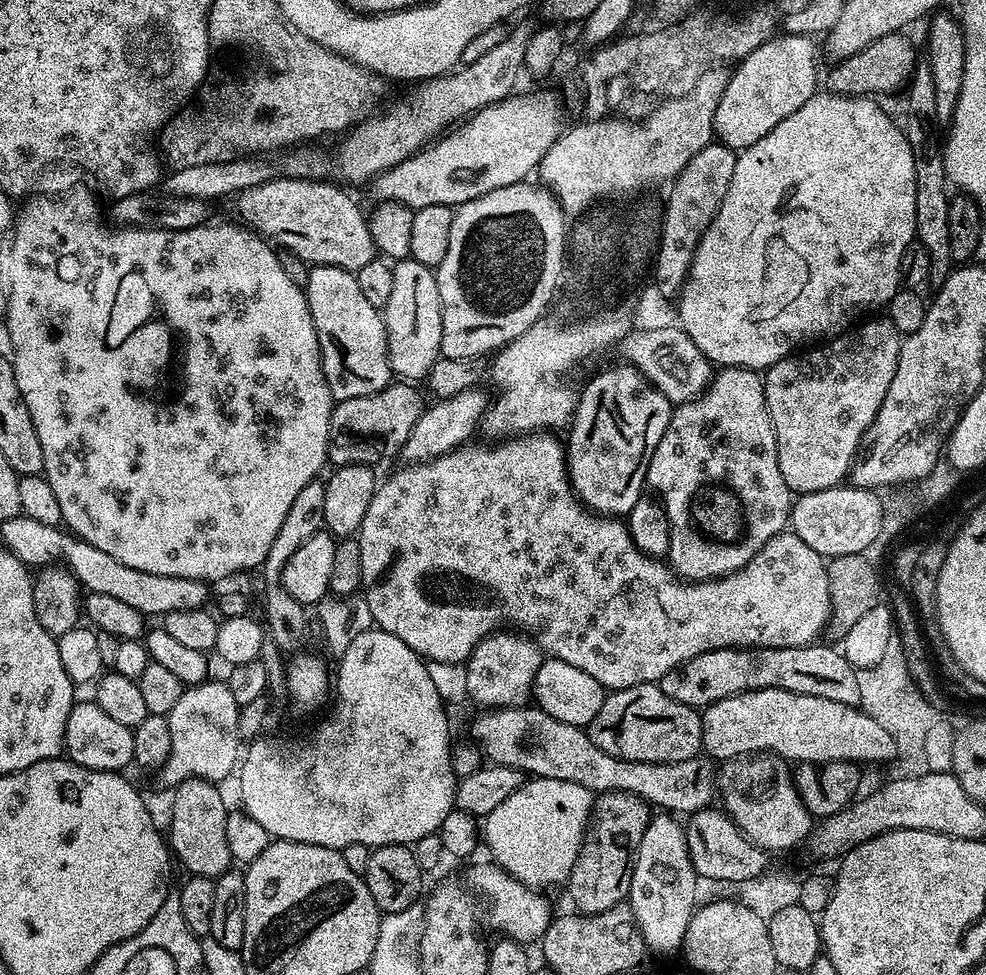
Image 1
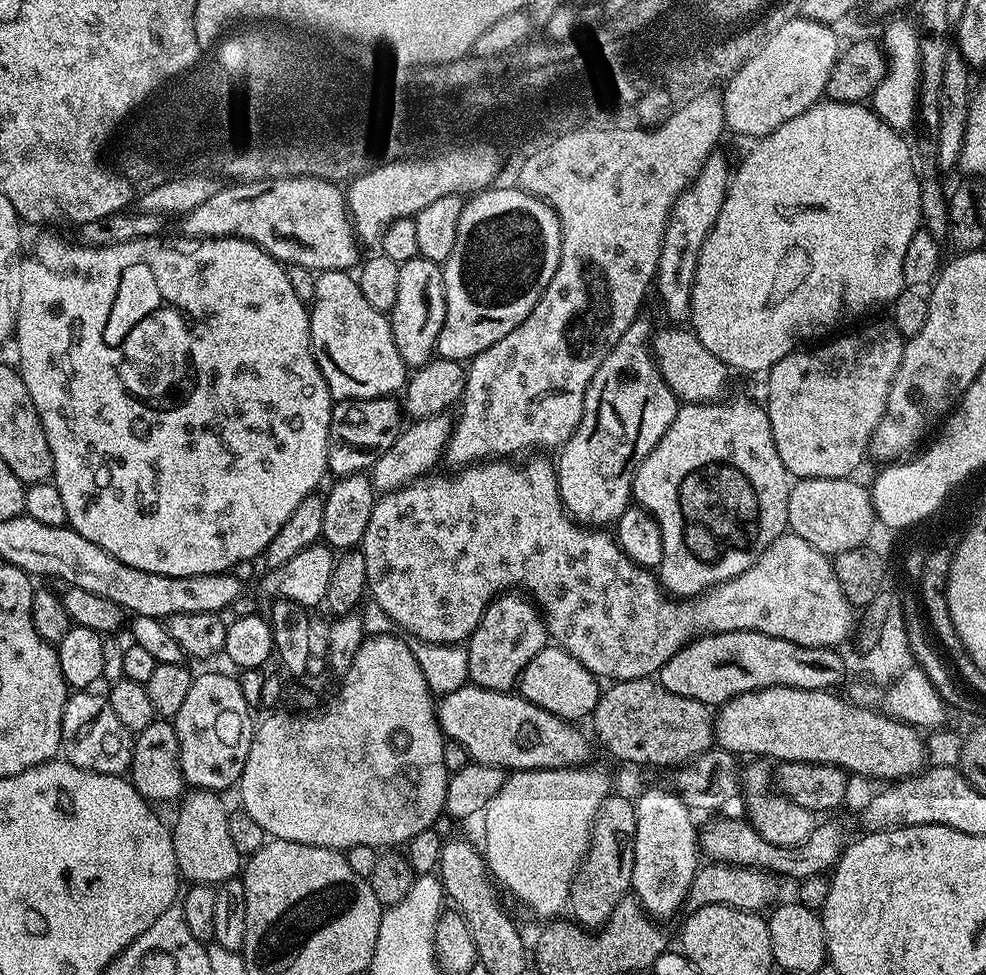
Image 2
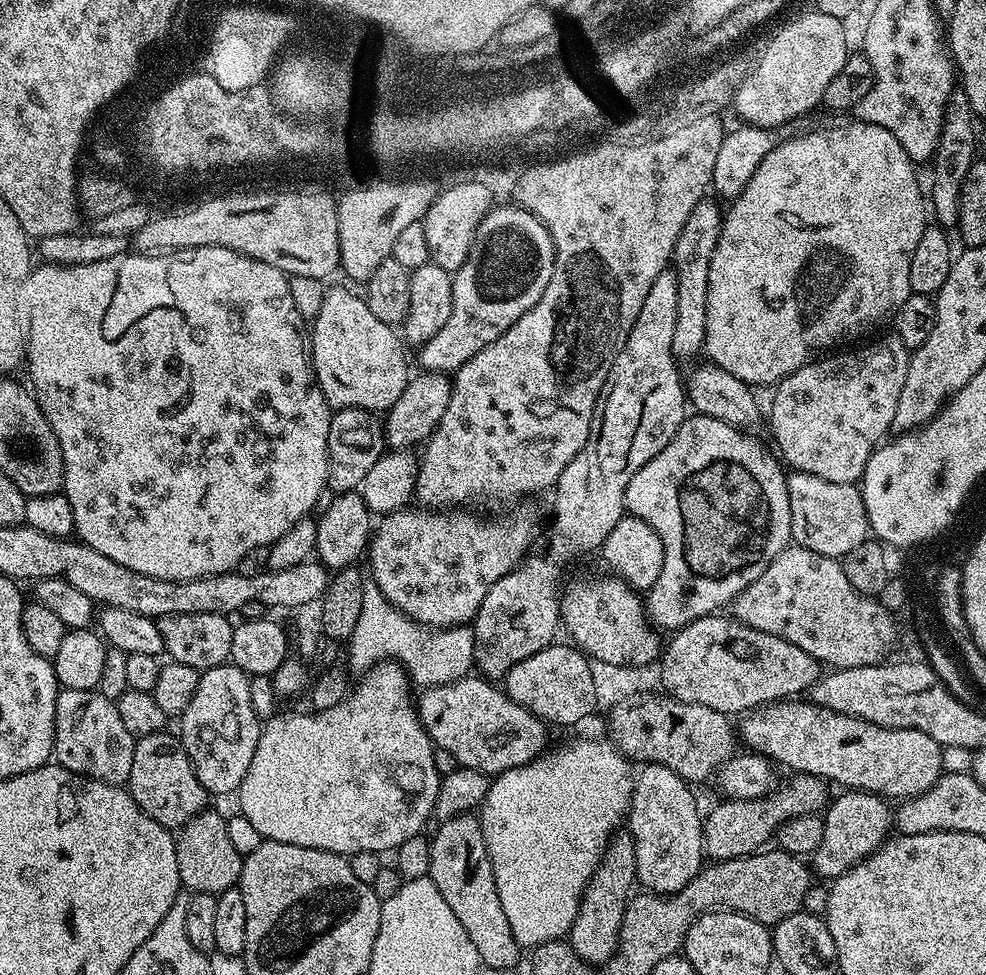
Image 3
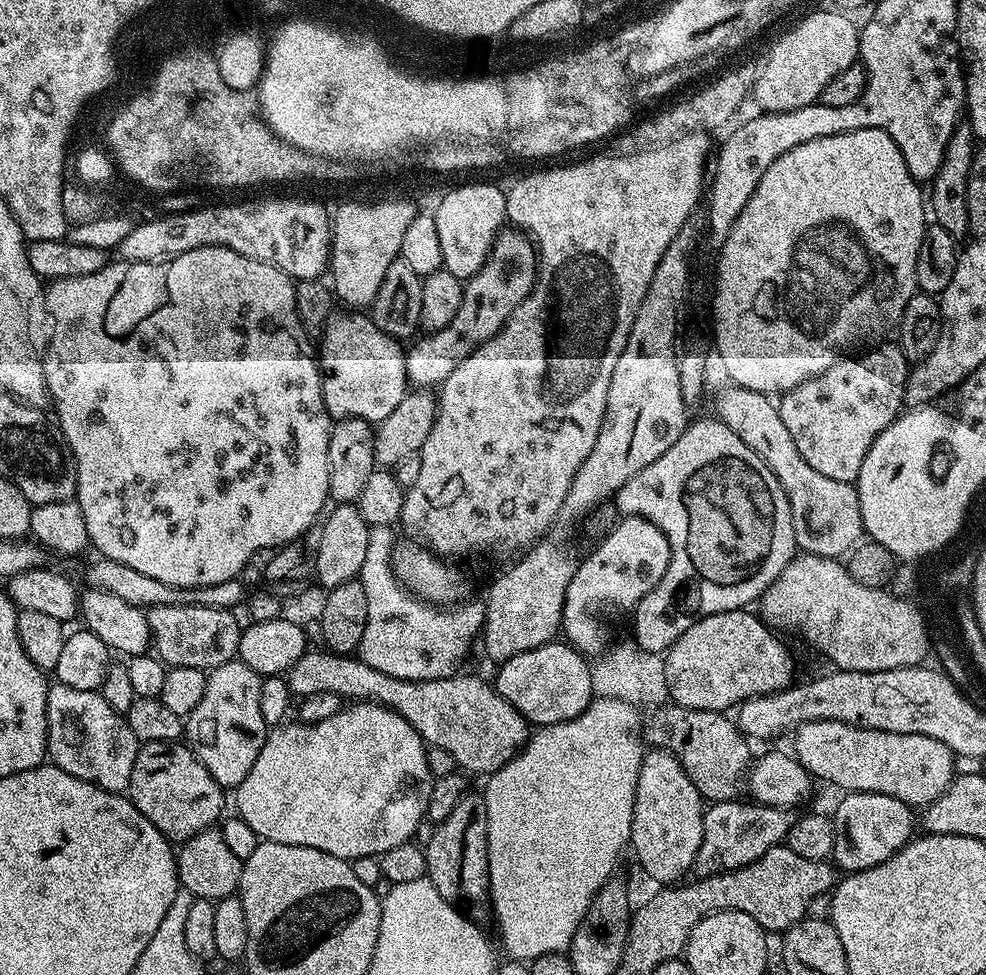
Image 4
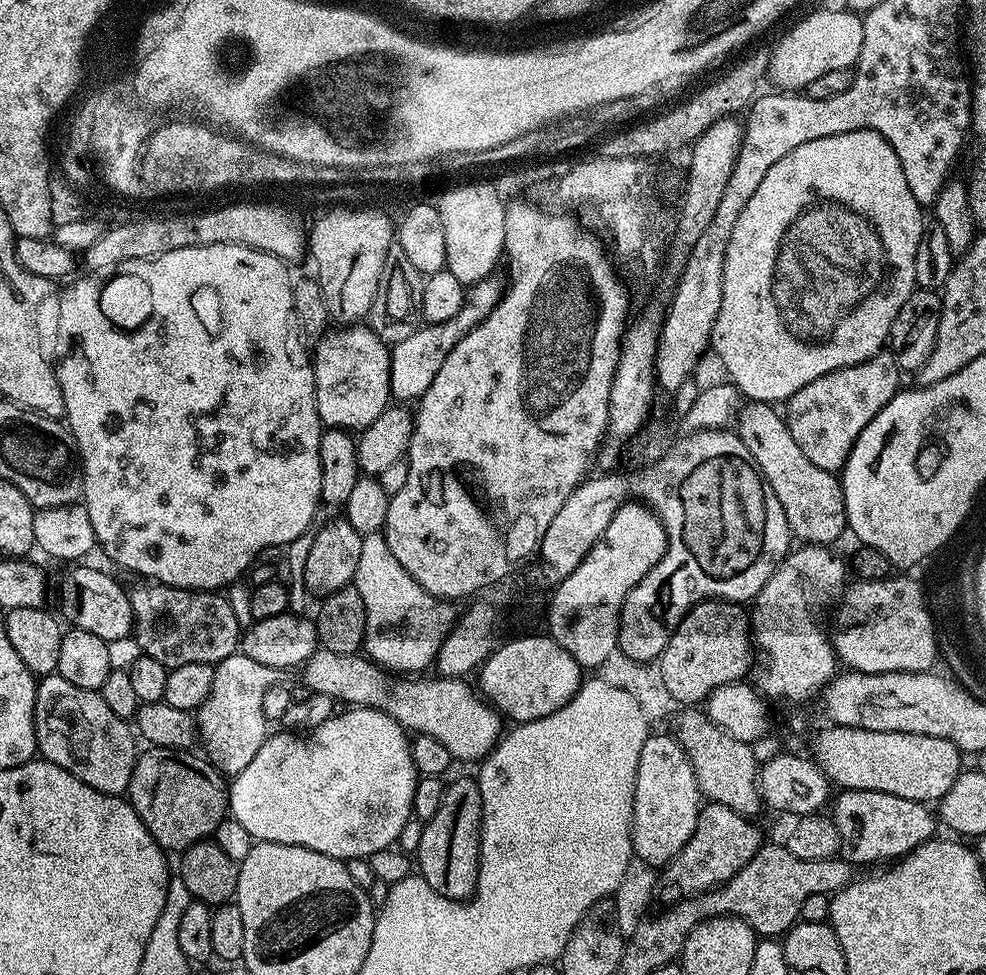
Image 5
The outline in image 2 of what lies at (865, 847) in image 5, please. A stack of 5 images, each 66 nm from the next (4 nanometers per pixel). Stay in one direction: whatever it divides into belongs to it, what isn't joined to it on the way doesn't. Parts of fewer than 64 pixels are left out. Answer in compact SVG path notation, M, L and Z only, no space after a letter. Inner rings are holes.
M720 818L710 828L702 832L702 852L705 857L717 863L730 864L733 867L759 868L777 878L793 876L796 882L811 876L823 876L835 869L836 863L844 855L850 837L844 833L844 828L838 821L828 818L817 823L814 834L802 846L783 848L766 842L755 827L742 818ZM732 819L732 820L728 820ZM740 819L740 820L736 820Z

